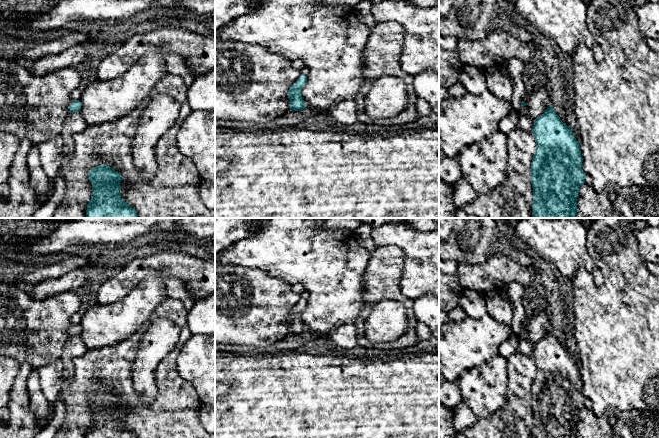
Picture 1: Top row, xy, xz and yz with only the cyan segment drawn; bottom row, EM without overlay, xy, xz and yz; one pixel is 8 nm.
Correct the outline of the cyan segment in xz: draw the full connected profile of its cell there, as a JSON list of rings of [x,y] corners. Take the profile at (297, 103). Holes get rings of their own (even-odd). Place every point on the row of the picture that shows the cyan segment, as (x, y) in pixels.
[[[301,75],[288,90],[287,95],[290,100],[290,109],[293,111],[301,111],[306,107],[301,93],[301,89],[305,86],[306,81],[307,76]]]

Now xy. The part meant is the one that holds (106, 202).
[[[99,165],[88,173],[92,197],[86,218],[139,218],[137,212],[120,196],[122,176],[108,165]]]

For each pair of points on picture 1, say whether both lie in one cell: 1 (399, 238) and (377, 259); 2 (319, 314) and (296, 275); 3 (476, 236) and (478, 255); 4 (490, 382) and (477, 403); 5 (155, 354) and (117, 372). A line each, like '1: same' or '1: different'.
1: different
2: same
3: same
4: same
5: different

